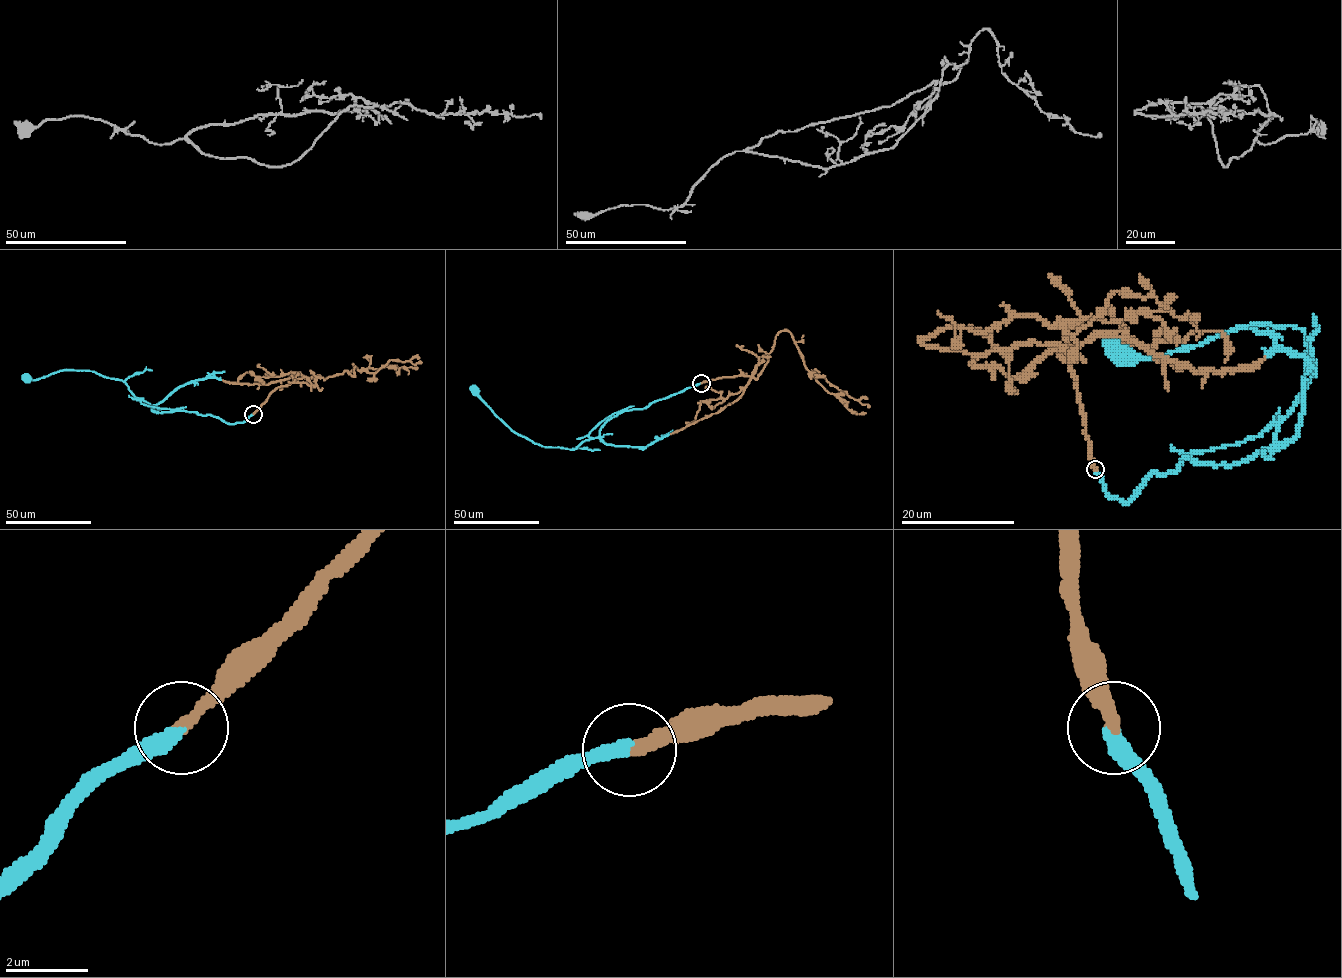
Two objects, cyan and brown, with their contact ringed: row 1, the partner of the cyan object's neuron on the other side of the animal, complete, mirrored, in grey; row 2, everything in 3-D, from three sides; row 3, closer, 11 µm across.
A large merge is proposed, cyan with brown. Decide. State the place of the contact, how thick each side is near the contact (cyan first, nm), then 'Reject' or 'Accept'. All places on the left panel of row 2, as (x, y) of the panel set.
Place: (253, 414). Thickness 360 nm (cyan) against 320 nm. Accept

